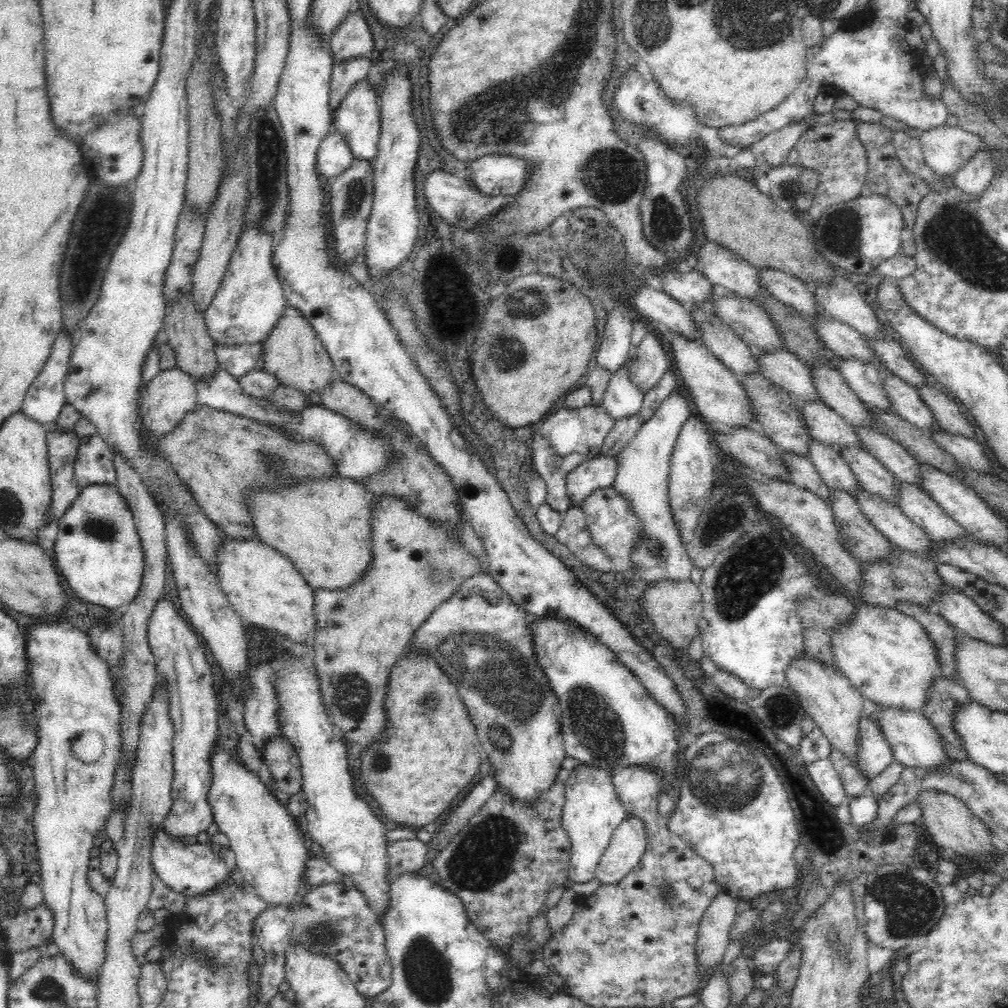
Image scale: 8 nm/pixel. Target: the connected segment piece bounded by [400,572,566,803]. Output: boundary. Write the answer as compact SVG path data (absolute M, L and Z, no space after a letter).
M487 572L478 573L476 576L468 578L468 580L460 586L460 590L458 590L454 596L448 598L444 603L440 604L440 606L437 606L434 612L422 622L422 626L418 626L418 628L412 632L412 636L410 636L410 640L408 640L406 648L404 648L404 652L402 656L400 656L400 658L408 658L410 654L428 654L429 658L432 658L438 663L438 667L446 673L446 676L450 679L450 683L452 683L454 689L458 691L458 697L460 697L462 703L464 703L464 708L470 717L470 721L472 721L474 725L482 754L489 758L499 788L508 790L514 799L520 799L520 801L524 801L524 803L536 801L538 796L541 796L540 792L542 792L542 790L548 790L548 788L554 784L554 780L557 779L556 774L558 774L558 770L560 770L561 767L560 764L562 764L562 760L564 760L564 756L566 756L560 730L560 705L558 704L558 699L554 696L554 693L552 693L550 685L548 685L544 671L539 668L533 652L530 625L528 625L528 622L530 622L532 618L531 614L528 614L527 611L520 608L520 606L510 599L510 596L502 590Z

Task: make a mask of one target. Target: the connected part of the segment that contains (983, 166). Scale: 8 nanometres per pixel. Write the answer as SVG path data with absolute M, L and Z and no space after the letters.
M986 153L972 157L965 165L953 176L953 186L972 195L973 201L981 197L981 194L992 186L995 167Z

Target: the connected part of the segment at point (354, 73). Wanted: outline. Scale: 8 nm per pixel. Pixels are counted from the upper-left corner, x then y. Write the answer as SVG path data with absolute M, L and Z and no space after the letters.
M352 58L342 64L333 64L329 92L329 108L334 114L336 108L344 102L347 94L360 82L365 81L371 66L366 58Z

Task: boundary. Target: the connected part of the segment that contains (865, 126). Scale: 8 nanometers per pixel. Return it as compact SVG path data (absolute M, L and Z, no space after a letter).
M856 121L856 135L858 135L858 139L866 149L869 165L863 192L882 195L897 204L903 214L905 228L912 230L917 217L919 202L930 192L929 187L924 180L917 178L904 168L896 154L892 138L893 131L889 127L886 127L881 122Z

